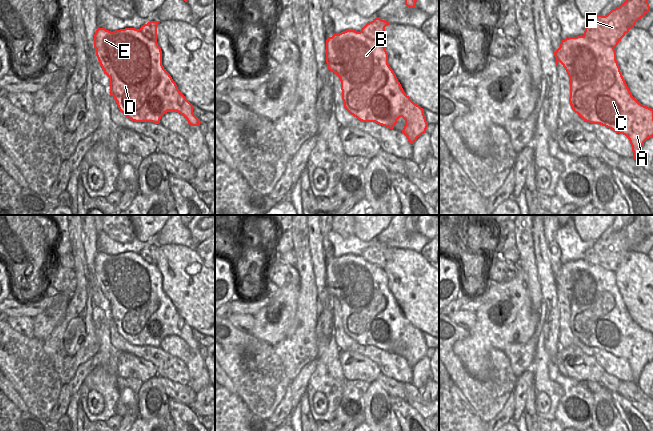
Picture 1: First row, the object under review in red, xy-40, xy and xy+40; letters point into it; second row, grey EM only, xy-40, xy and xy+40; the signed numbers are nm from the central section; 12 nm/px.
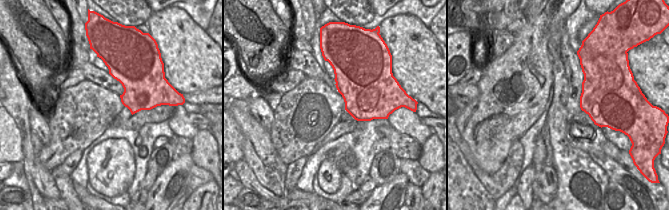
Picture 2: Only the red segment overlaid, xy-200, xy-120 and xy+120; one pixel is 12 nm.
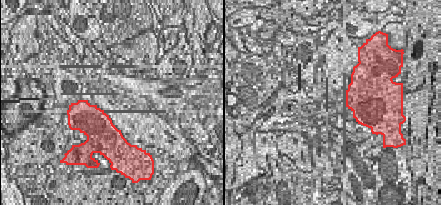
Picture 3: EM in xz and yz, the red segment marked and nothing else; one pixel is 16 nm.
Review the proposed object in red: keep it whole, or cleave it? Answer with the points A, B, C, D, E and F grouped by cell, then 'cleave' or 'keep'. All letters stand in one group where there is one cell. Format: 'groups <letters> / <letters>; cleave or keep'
groups A B C D E / F; cleave

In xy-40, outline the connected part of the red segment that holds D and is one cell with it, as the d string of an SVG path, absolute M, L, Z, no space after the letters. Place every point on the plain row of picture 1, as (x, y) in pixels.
M98 251L94 272L109 301L110 319L126 341L159 348L165 337L178 336L191 350L200 350L193 329L164 293L158 267L146 262L140 253L111 256Z

